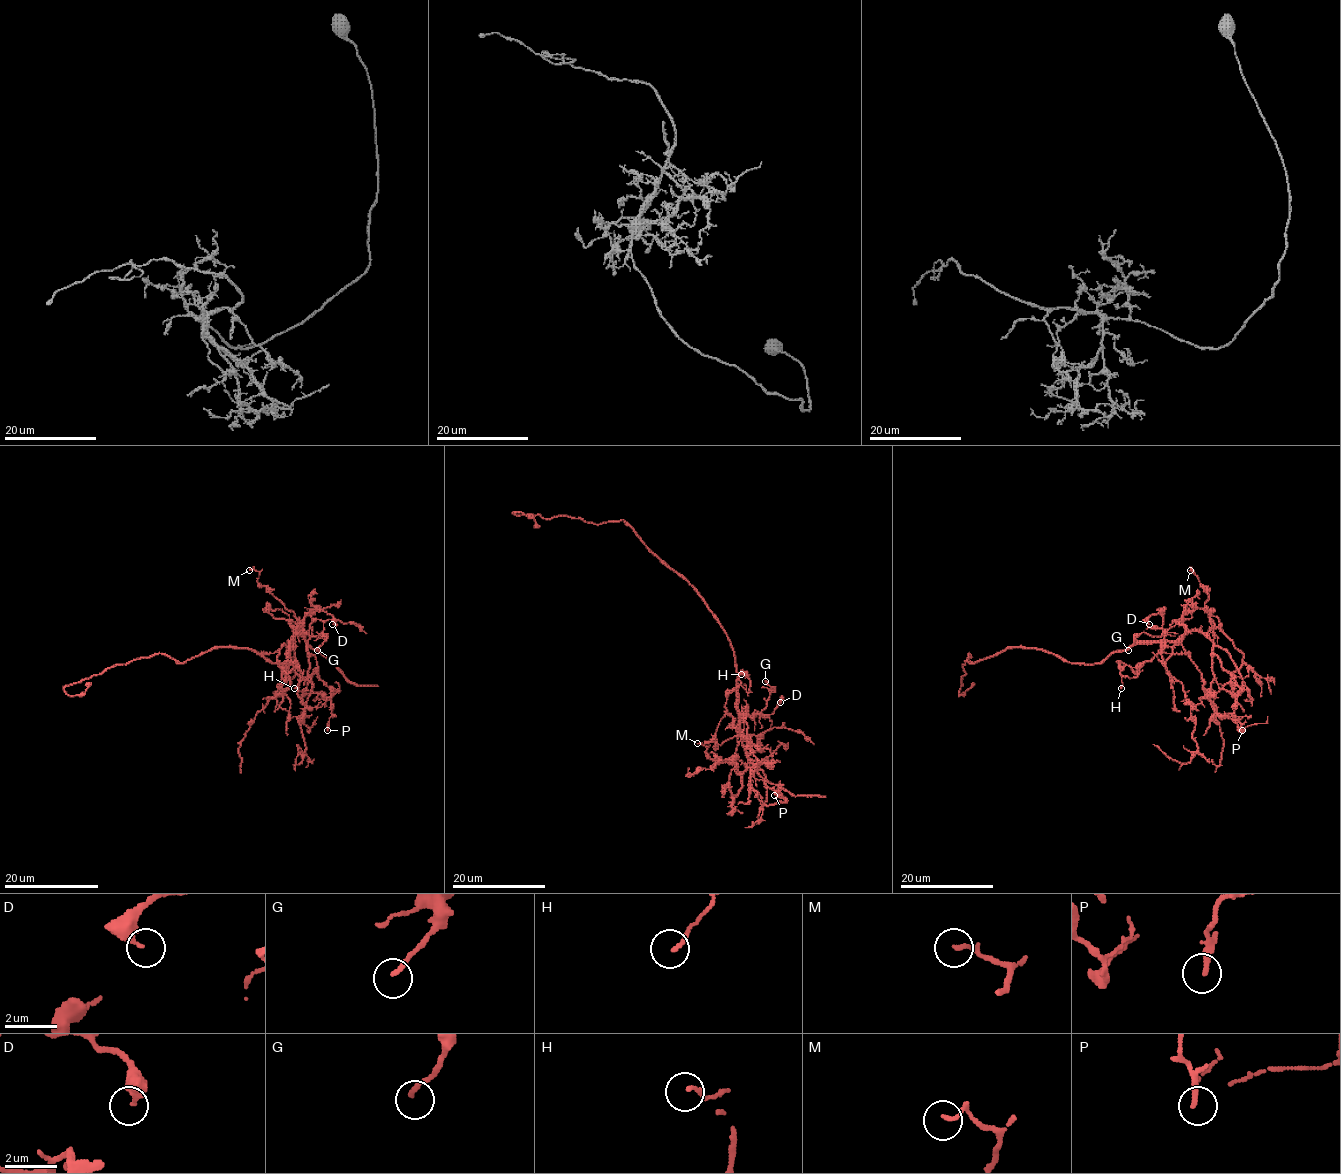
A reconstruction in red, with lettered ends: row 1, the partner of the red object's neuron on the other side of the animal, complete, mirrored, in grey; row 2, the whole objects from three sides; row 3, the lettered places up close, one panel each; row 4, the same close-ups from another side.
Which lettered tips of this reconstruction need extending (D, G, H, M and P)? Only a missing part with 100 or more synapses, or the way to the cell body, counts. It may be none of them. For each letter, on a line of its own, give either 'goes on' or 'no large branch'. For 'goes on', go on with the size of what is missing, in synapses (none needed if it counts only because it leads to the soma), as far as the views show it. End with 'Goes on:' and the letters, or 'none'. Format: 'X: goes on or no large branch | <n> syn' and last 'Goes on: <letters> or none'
D: no large branch
G: no large branch
H: no large branch
M: no large branch
P: no large branch
Goes on: none

